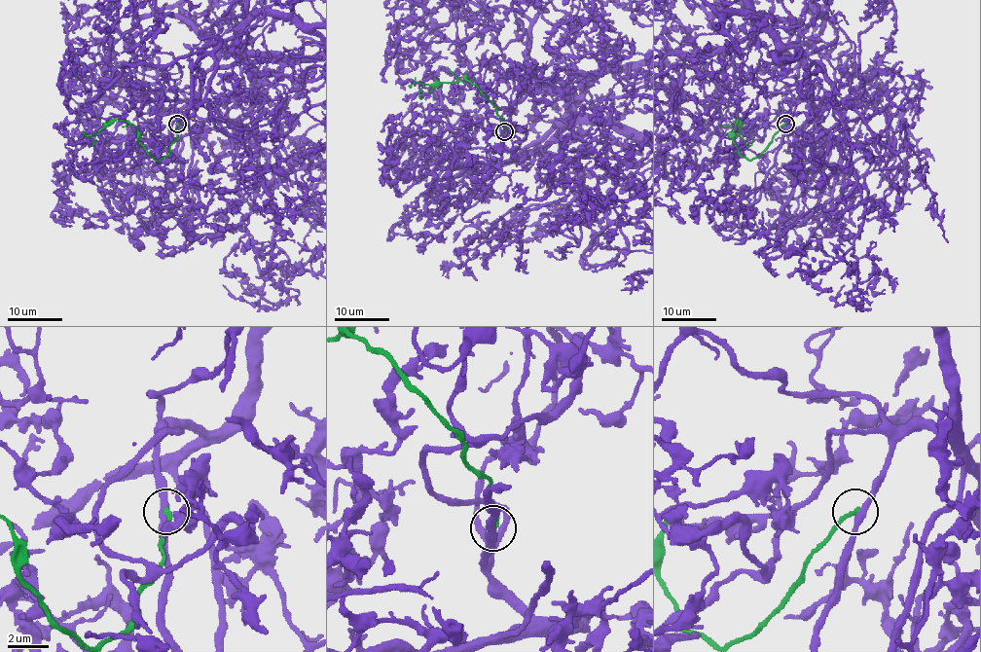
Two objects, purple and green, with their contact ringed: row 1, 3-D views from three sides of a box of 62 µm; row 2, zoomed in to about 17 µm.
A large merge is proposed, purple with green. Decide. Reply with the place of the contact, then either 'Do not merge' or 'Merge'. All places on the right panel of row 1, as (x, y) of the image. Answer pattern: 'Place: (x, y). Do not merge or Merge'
Place: (785, 124). Do not merge

